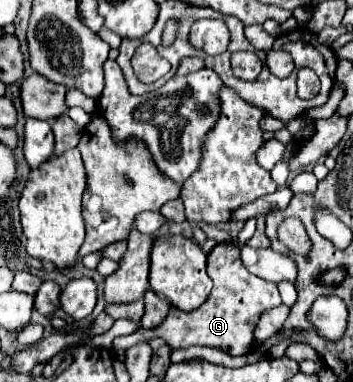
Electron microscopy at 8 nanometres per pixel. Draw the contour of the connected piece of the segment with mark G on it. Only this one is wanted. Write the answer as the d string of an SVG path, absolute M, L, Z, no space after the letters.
M219 243L217 247L213 247L213 251L207 255L207 275L213 281L213 291L199 309L185 313L171 307L167 319L159 327L139 329L127 337L115 337L113 349L129 349L131 345L135 345L135 341L139 343L153 337L163 337L171 349L201 345L201 347L217 347L229 355L249 353L255 341L253 331L257 327L261 313L281 305L281 295L277 287L269 281L253 277L253 273L245 269L241 261L241 249L233 243Z

